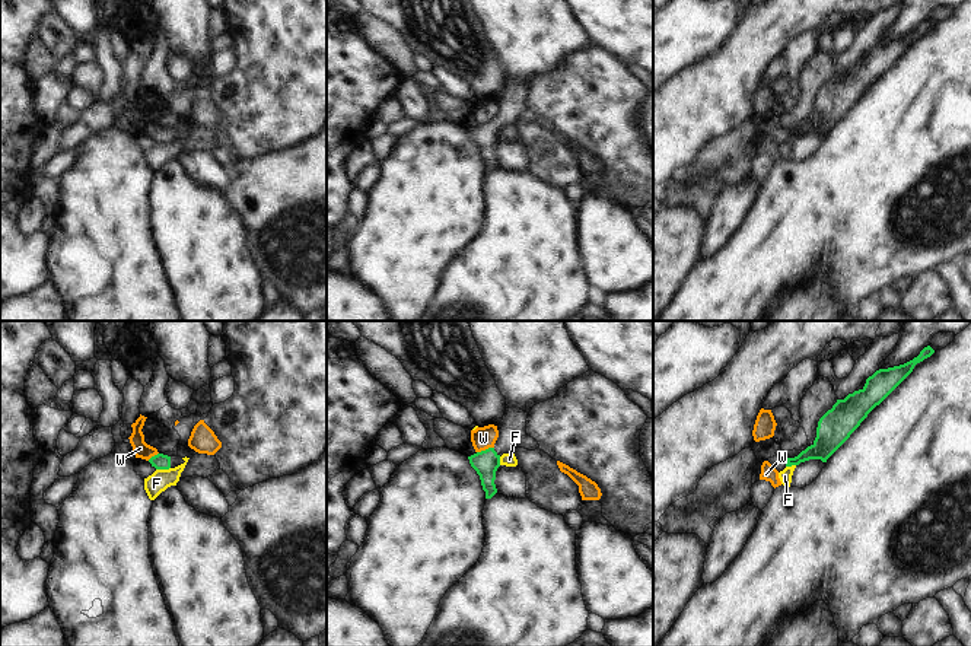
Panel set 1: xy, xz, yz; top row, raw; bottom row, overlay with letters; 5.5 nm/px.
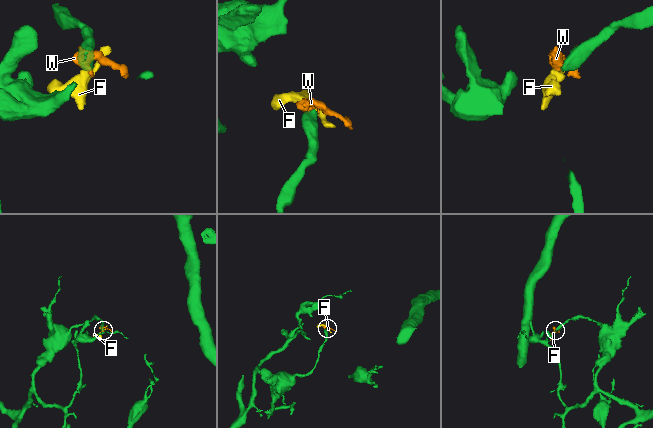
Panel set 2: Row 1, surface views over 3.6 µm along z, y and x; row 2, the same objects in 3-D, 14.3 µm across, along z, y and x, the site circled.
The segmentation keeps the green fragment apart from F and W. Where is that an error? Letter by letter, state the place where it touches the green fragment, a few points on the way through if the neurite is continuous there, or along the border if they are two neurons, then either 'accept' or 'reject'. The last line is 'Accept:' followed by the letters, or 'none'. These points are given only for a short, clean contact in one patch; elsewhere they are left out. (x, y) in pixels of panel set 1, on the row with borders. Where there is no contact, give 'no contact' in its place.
F: contact xy (162, 468); border xy (169, 467), (156, 470); reject
W: contact xz (484, 451); border xz (493, 446), (477, 452); reject
Accept: none

